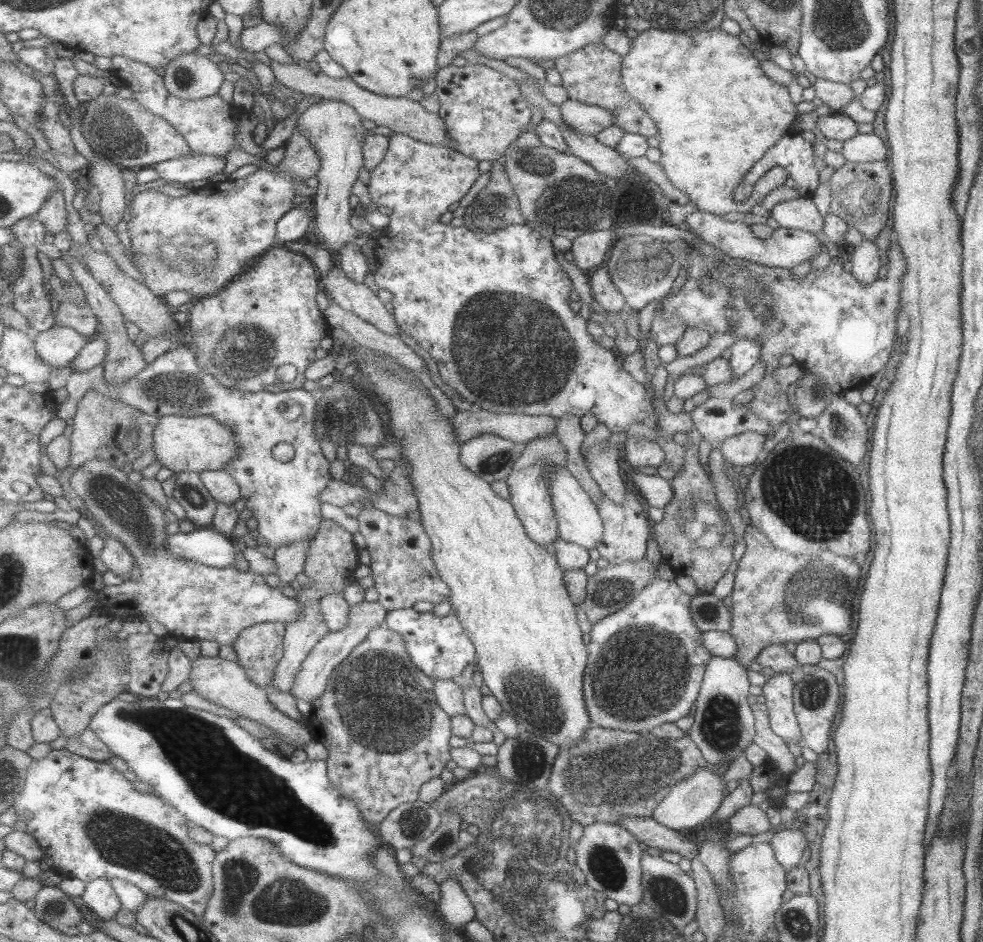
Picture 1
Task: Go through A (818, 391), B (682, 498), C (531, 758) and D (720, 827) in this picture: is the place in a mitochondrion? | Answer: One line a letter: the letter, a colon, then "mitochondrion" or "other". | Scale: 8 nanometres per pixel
A: other
B: mitochondrion
C: mitochondrion
D: other

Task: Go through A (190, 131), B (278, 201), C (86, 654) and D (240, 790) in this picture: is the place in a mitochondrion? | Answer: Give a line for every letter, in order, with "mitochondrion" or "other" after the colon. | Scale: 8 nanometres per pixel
A: other
B: other
C: other
D: mitochondrion

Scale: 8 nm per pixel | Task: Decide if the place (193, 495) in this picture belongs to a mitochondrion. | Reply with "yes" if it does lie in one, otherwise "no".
yes

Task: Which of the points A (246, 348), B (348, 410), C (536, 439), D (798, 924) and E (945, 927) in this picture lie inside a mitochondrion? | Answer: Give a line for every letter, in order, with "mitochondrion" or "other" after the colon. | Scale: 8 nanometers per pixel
A: mitochondrion
B: mitochondrion
C: other
D: mitochondrion
E: other

